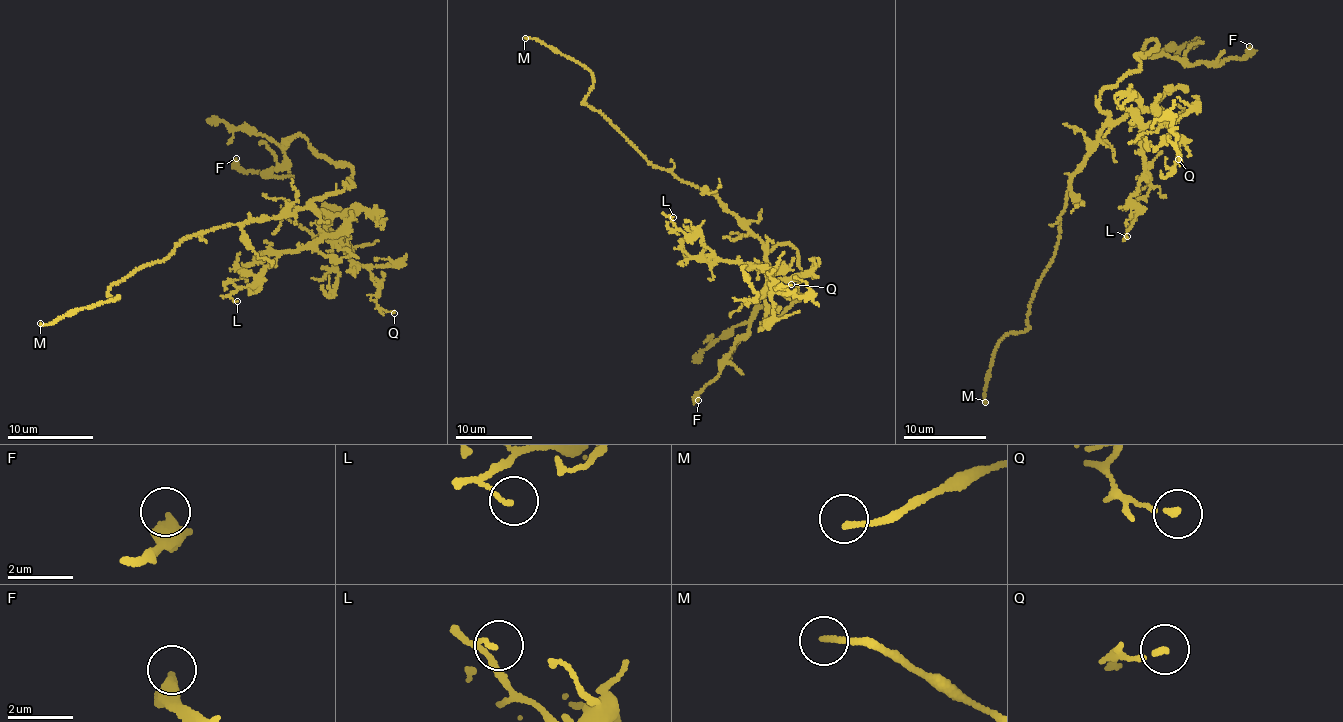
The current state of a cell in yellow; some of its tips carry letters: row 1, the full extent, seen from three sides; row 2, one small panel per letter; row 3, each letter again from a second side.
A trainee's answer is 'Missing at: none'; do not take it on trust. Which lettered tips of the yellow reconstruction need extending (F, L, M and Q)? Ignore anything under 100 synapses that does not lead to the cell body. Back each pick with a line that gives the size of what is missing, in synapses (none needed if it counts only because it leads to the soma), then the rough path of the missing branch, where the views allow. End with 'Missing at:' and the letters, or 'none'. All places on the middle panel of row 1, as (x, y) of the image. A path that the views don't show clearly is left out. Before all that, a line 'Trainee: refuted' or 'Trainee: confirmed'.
Trainee: refuted
Missing at: M

